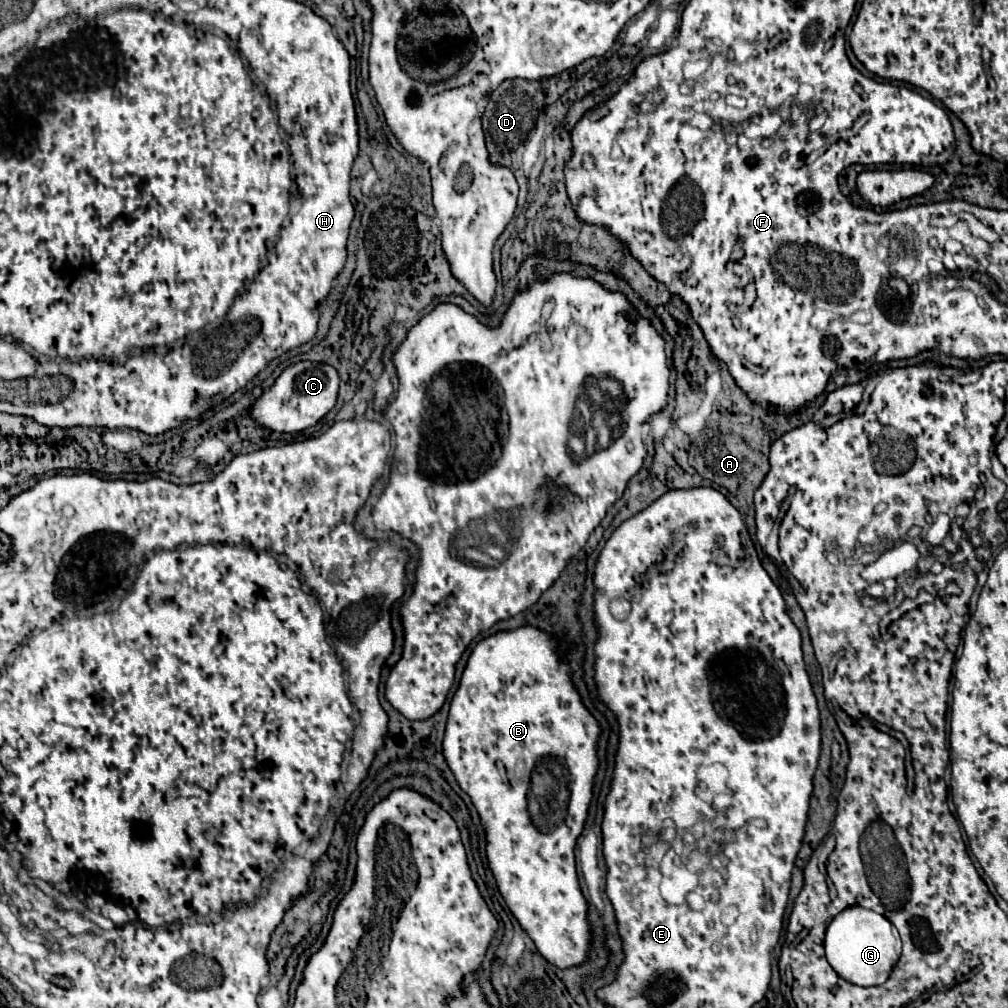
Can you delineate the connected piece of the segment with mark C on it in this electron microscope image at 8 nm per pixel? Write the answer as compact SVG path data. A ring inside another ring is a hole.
M297 362L281 372L275 384L263 392L263 396L255 402L251 416L263 428L275 432L300 432L314 426L335 406L339 392L339 374L329 364L313 364L313 362Z

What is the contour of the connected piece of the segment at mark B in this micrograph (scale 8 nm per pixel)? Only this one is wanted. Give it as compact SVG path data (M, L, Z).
M521 626L517 630L511 632L499 632L495 636L489 636L485 640L481 640L467 662L467 668L463 672L461 684L451 700L451 710L449 710L449 720L447 720L447 728L445 728L445 738L443 738L443 754L445 760L457 780L457 784L461 786L461 790L471 798L483 826L485 826L485 840L487 840L487 860L489 860L489 868L495 876L499 894L503 896L505 904L509 906L511 914L517 918L517 922L521 924L521 928L527 932L527 936L535 942L539 954L543 954L543 958L547 958L547 962L551 962L553 966L559 968L567 968L567 966L575 966L581 964L587 958L589 952L589 944L591 944L591 926L587 922L587 902L581 894L579 882L577 882L577 870L575 870L575 840L579 838L583 824L587 820L587 810L589 810L589 802L591 802L591 788L593 786L581 786L581 784L591 784L593 776L597 772L597 740L599 740L599 724L597 720L587 712L587 708L581 702L581 696L577 694L577 690L571 684L569 678L569 664L563 662L557 654L557 640L551 638L551 634L541 632L533 626Z

